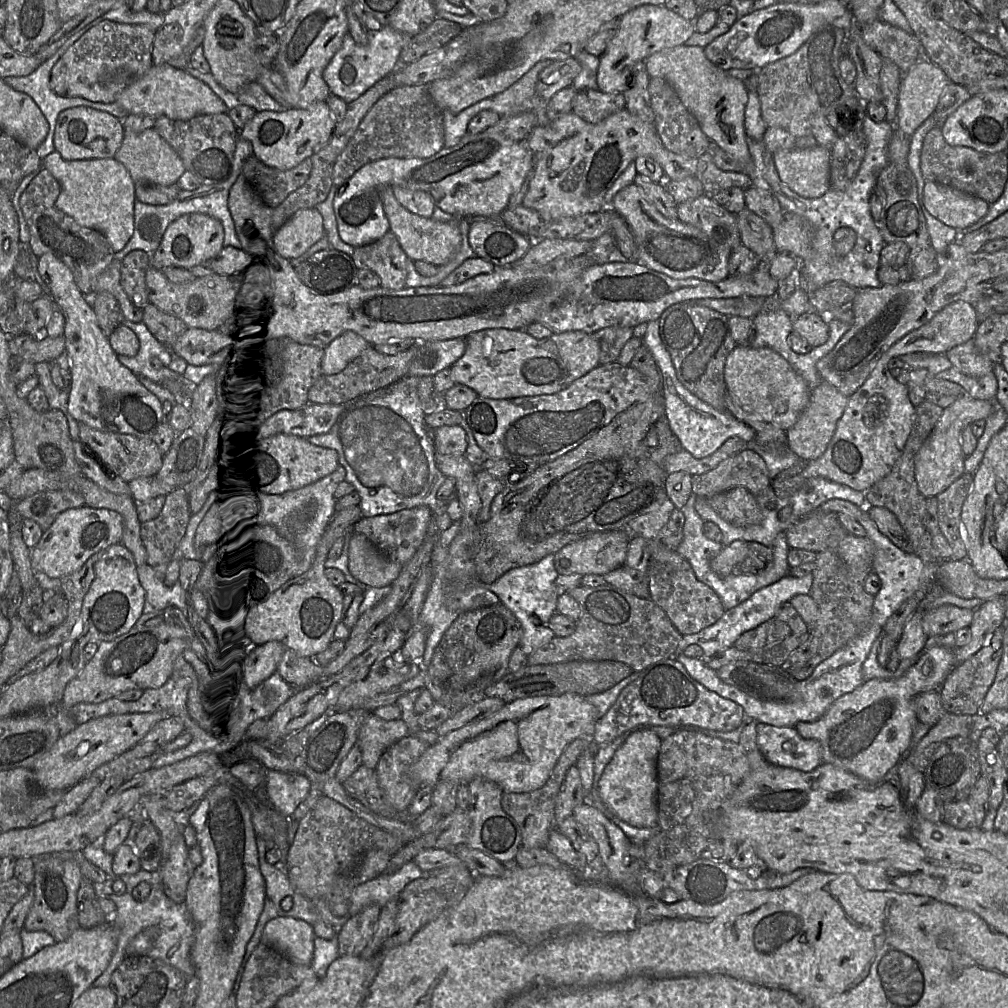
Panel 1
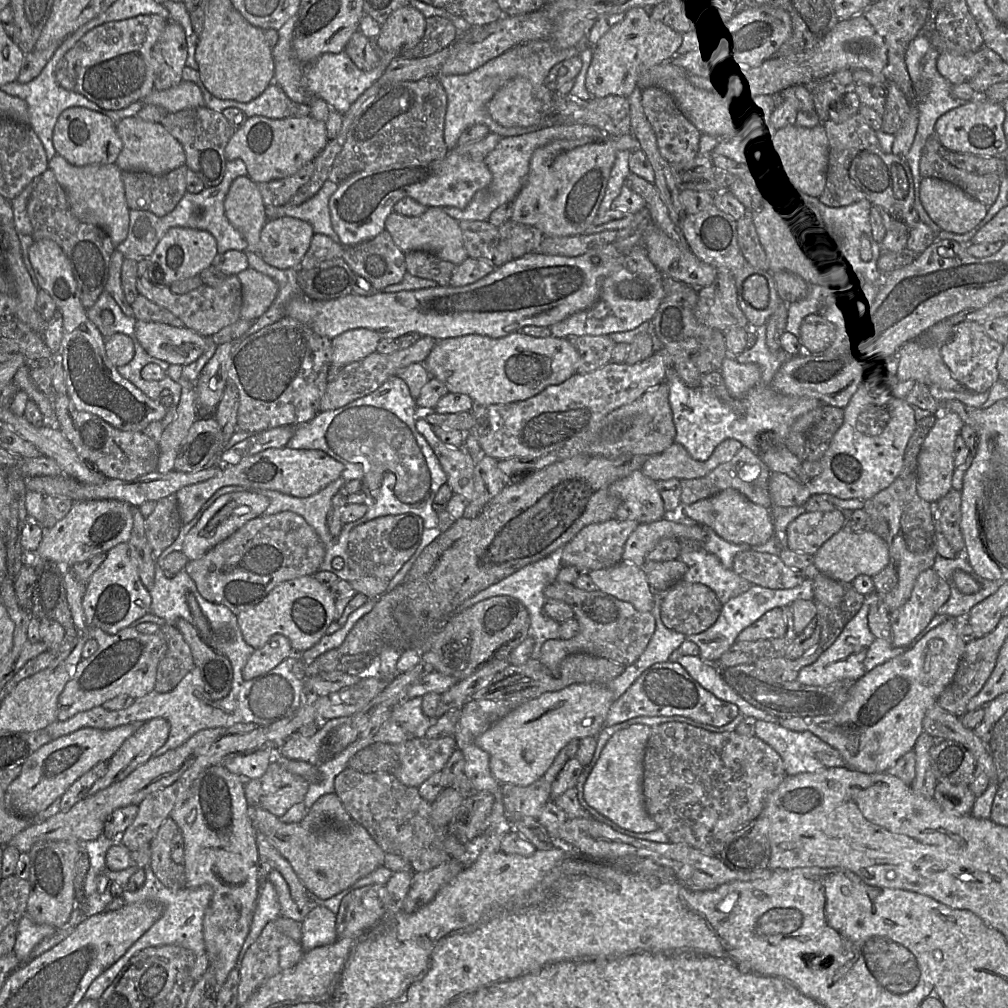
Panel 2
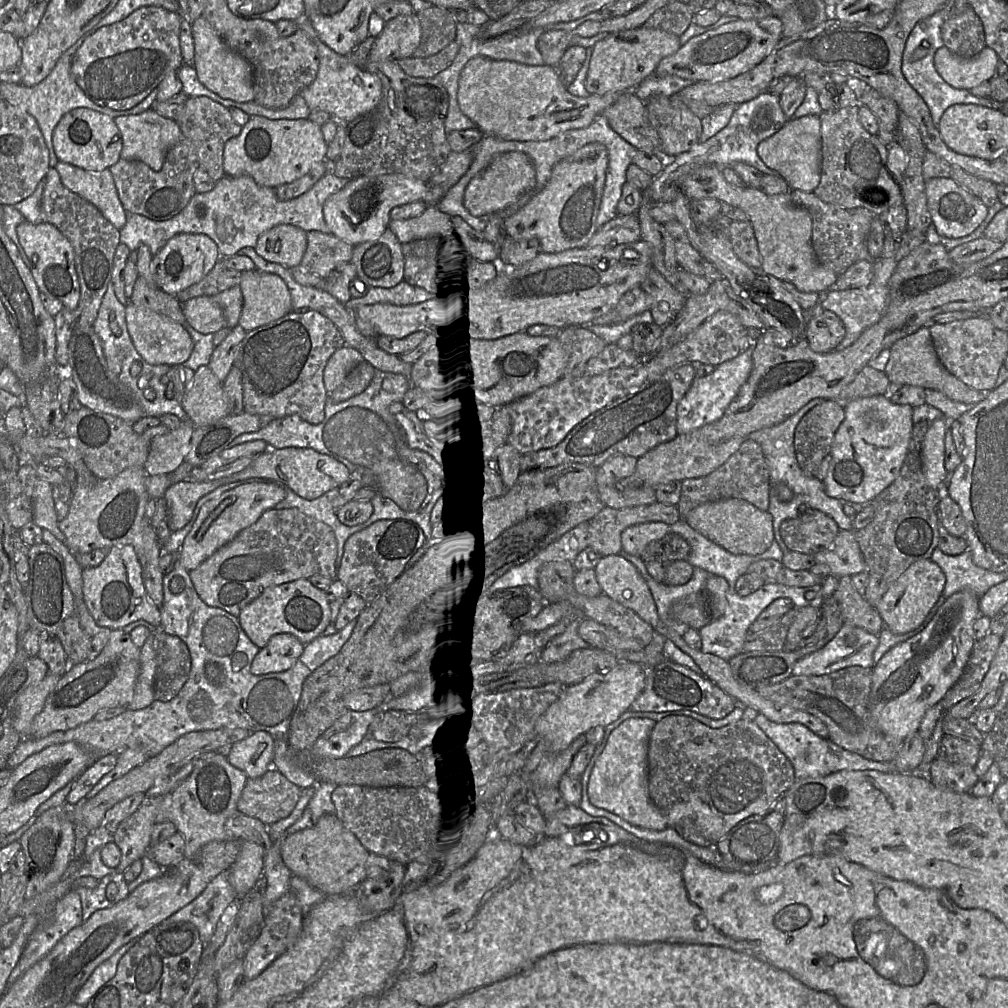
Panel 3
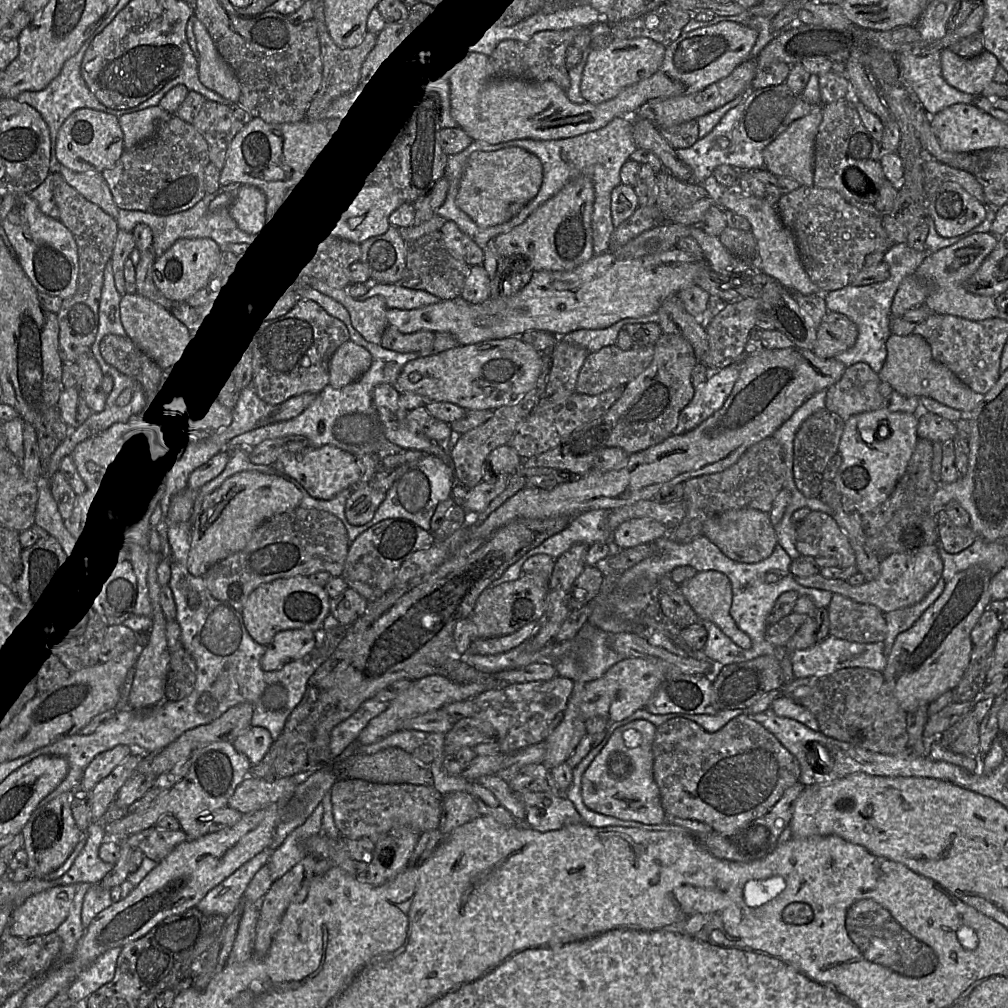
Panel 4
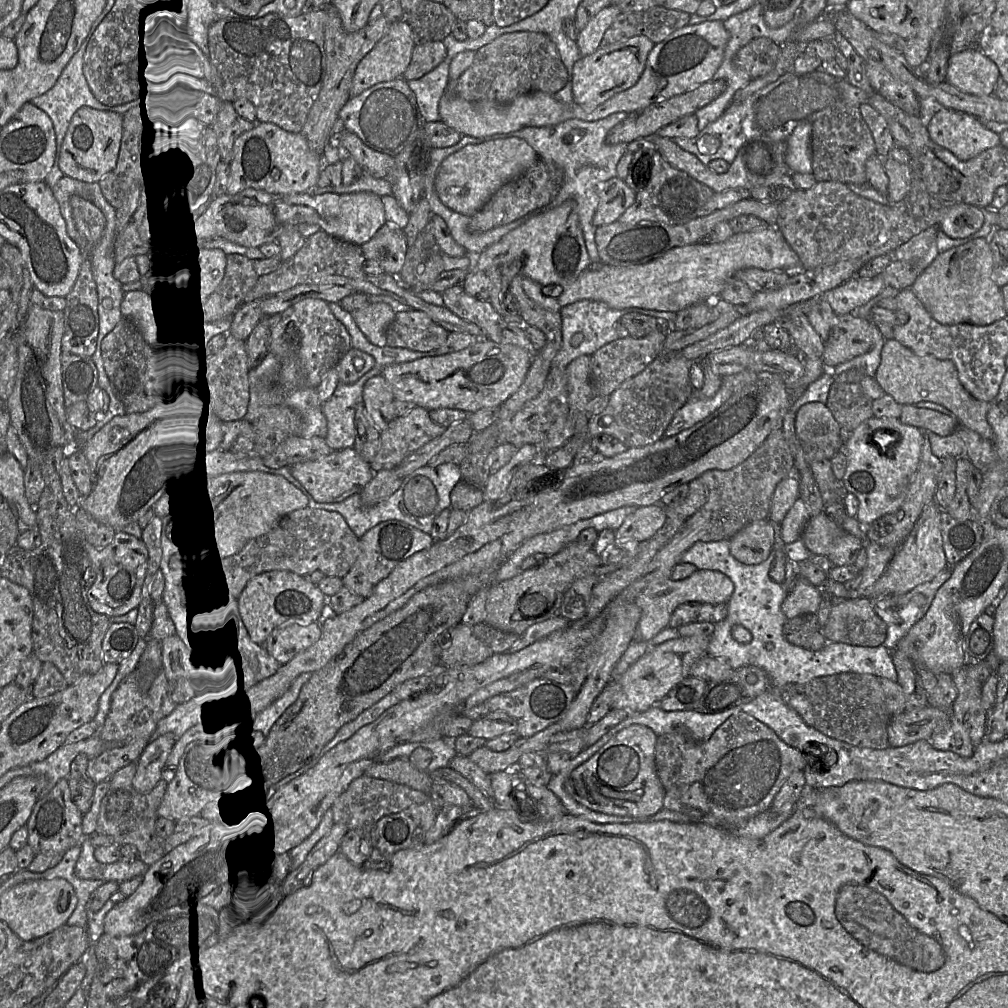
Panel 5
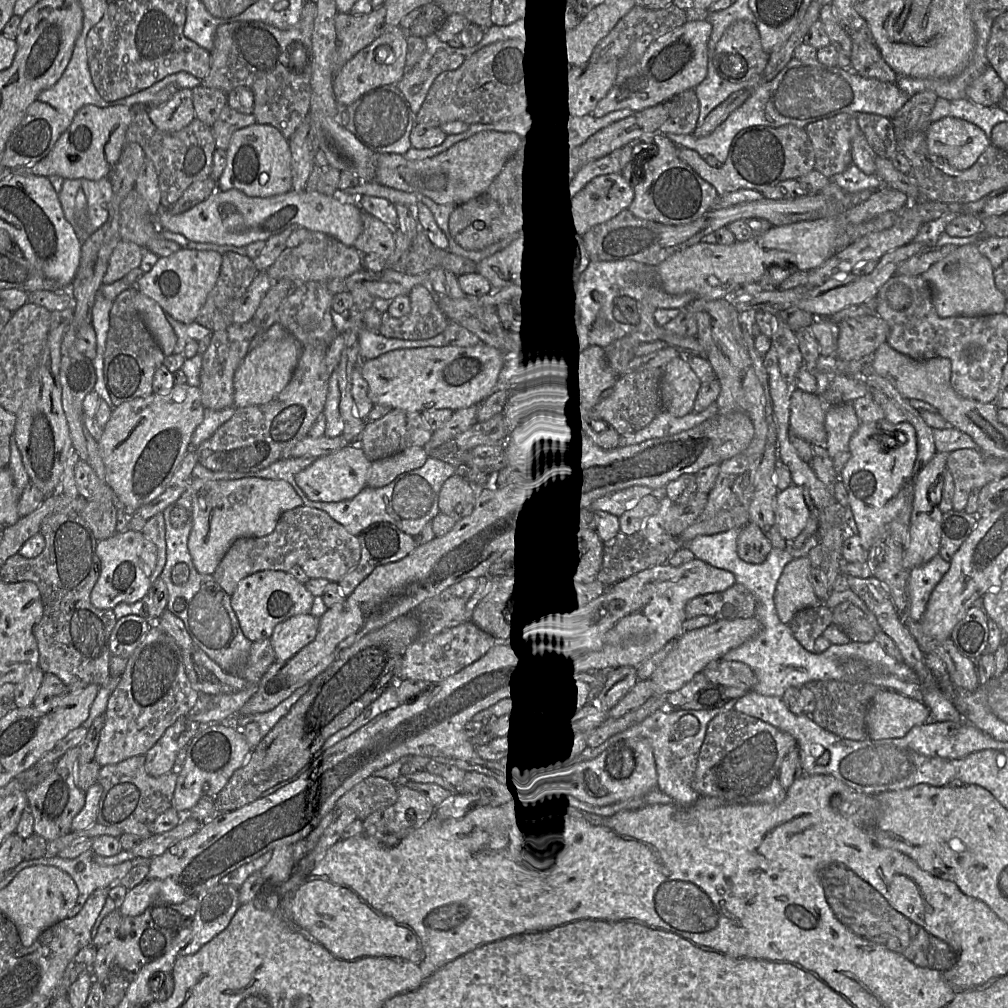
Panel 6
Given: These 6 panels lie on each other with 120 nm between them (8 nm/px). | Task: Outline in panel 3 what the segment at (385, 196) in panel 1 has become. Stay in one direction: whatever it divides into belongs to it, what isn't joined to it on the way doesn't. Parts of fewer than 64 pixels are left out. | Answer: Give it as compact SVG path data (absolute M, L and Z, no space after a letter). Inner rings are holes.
M428 206L423 214L408 220L391 220L388 229L401 245L425 239L451 240L452 221L437 206Z

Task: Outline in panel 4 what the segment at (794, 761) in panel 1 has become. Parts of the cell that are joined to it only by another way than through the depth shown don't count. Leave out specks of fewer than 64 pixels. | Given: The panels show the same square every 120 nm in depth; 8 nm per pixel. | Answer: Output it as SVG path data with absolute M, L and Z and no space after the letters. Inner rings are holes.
M770 708L763 712L753 714L750 717L771 732L777 740L796 757L800 765L800 769L802 769L803 758L805 758L806 755L810 757L809 766L811 767L814 775L821 776L822 773L826 772L828 758L831 760L831 767L829 767L829 770L832 769L835 763L835 756L837 754L841 755L842 750L827 744L827 739L823 738L827 736L825 736L822 732L813 732L804 724L794 719L777 716Z

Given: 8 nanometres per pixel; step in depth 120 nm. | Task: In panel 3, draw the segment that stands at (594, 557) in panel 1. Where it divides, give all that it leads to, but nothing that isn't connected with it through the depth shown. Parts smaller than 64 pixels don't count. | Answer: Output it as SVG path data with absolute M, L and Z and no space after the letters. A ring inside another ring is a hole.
M656 502L624 509L604 507L588 525L587 548L600 558L622 553L621 534L634 525L662 522L670 527L681 519L677 505Z

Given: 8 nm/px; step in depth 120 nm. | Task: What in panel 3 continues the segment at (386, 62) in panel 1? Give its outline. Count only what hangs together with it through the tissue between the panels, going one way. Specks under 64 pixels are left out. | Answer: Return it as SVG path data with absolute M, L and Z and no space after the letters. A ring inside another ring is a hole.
M305 11L295 20L298 29L303 30L316 45L319 68L315 80L300 94L311 110L322 110L334 119L351 122L358 116L373 110L382 98L380 78L363 67L355 65L348 55L340 55L330 49L317 37L317 33Z

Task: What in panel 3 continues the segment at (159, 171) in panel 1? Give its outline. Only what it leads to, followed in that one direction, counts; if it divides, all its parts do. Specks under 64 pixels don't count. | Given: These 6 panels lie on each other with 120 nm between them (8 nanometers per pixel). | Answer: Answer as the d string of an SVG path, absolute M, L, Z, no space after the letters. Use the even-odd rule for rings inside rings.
M152 108L140 114L119 116L114 120L122 135L121 158L144 162L154 171L162 169L168 150L184 138L175 120L159 115Z

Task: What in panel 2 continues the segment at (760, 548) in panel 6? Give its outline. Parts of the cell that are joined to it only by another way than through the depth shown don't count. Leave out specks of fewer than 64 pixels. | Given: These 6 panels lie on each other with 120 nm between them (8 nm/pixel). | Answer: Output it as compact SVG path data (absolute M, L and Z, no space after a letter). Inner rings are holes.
M735 489L722 490L693 504L680 503L680 513L695 520L699 525L710 528L719 537L732 544L760 545L775 534L770 509L750 501Z

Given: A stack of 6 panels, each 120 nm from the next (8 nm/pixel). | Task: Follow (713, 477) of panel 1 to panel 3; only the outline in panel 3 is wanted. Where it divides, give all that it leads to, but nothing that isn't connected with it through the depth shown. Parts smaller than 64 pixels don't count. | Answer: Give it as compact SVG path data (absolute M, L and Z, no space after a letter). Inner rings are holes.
M745 440L740 449L711 474L681 482L681 497L677 506L683 520L701 504L731 498L745 500L762 511L768 511L770 506L770 470L761 446L753 440Z

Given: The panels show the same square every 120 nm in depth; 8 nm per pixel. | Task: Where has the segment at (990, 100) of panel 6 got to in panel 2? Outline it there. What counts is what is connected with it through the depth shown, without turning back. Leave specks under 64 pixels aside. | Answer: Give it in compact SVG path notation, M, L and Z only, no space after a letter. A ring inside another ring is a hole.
M984 47L969 54L941 52L936 62L938 72L952 85L970 81L988 62Z

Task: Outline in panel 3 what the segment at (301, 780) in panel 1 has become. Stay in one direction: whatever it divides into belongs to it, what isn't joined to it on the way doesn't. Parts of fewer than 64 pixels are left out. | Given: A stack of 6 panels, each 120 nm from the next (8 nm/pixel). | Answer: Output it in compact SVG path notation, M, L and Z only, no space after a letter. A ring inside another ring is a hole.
M271 767L261 777L247 778L237 811L269 826L293 811L301 791L302 788Z

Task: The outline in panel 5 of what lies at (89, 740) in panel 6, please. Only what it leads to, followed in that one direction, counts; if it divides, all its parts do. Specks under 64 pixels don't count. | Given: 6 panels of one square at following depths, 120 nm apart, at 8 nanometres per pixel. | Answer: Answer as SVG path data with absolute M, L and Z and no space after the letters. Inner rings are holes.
M78 754L71 763L68 784L71 799L84 815L91 807L95 783L87 773L88 757Z

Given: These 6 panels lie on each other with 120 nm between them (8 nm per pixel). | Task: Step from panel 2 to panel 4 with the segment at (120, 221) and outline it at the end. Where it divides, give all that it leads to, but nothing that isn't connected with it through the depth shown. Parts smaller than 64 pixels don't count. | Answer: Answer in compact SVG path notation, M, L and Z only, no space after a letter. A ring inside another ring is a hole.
M62 165L60 174L70 186L88 201L98 205L114 219L117 219L119 208L114 202L102 173L79 173Z

